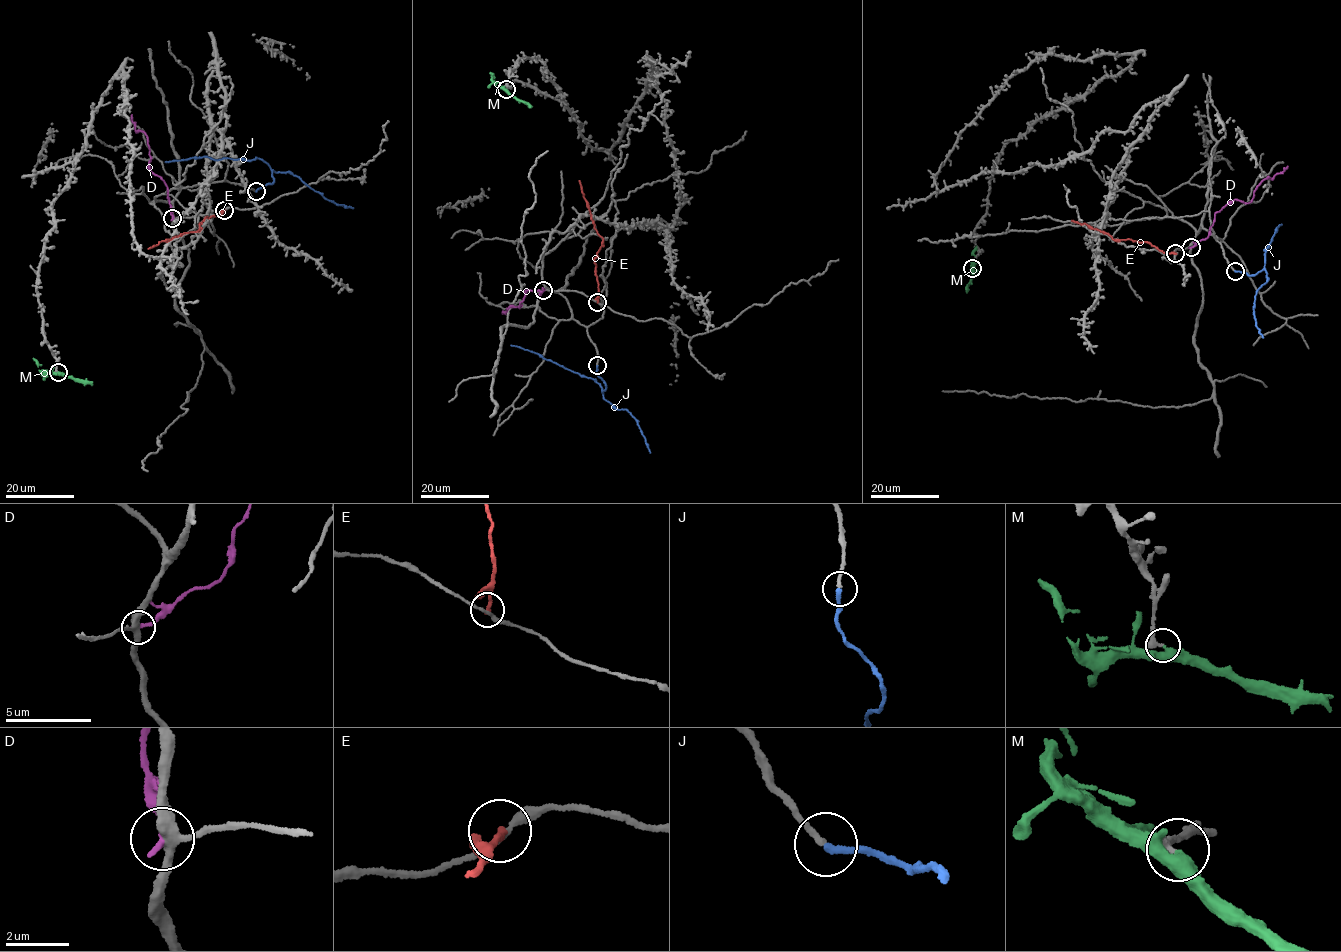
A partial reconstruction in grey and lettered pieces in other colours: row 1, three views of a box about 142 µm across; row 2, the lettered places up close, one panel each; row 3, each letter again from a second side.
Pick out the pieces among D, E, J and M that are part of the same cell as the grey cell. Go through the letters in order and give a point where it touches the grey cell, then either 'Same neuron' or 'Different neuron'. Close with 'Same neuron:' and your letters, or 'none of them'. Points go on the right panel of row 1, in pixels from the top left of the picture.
D: Touches grey at (1191, 247). Different neuron
E: Touches grey at (1175, 253). Different neuron
J: Touches grey at (1235, 271). Same neuron
M: Touches grey at (972, 268). Different neuron
Same neuron: J

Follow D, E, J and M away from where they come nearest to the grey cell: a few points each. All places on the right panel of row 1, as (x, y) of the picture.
D: (1191, 247), (1207, 237), (1215, 214), (1235, 199), (1248, 203), (1260, 182), (1288, 166)
E: (1175, 253), (1163, 252), (1144, 241), (1113, 239), (1085, 223), (1072, 220)
J: (1235, 270), (1253, 275), (1264, 268), (1264, 250), (1282, 224)
M: (973, 268), (970, 282), (965, 287), (967, 293)

